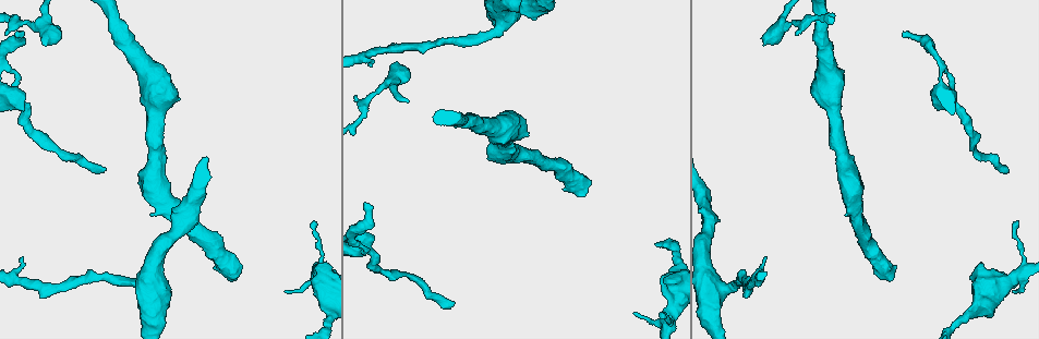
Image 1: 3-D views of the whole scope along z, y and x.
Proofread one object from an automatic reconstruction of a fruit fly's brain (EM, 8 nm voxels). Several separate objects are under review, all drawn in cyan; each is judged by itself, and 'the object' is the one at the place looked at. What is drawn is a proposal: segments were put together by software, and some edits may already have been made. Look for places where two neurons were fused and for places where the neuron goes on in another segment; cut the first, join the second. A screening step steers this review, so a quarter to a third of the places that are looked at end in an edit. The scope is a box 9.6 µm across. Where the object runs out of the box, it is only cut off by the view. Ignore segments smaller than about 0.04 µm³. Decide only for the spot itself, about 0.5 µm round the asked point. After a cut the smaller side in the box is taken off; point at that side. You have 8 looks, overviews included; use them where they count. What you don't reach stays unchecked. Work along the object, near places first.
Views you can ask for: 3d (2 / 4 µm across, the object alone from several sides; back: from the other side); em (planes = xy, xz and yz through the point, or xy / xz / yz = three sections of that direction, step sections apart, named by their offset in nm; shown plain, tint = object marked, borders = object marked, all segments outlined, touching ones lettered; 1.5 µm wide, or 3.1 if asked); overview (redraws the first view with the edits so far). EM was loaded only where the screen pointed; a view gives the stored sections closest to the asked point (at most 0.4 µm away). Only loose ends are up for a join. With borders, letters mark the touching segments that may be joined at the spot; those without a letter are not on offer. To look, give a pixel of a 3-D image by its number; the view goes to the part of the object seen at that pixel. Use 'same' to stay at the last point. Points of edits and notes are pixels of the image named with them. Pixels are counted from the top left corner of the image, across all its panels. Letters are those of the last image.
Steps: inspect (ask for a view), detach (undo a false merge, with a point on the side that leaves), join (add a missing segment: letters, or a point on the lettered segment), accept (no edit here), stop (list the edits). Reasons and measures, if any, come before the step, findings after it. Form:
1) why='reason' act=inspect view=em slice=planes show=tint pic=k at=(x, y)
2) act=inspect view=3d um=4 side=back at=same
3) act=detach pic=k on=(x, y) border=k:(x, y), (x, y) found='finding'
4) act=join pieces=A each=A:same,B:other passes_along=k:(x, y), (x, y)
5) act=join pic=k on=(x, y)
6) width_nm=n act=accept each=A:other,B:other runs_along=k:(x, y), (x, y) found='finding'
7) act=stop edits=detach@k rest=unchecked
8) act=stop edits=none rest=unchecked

why='thick end' act=inspect view=em slice=xy step=4 show=borders pic=1 at=(583, 189)

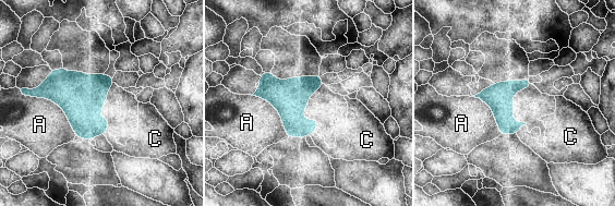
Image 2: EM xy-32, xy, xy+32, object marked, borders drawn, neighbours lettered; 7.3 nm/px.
why='another direction' act=inspect view=em slice=planes show=borders at=same

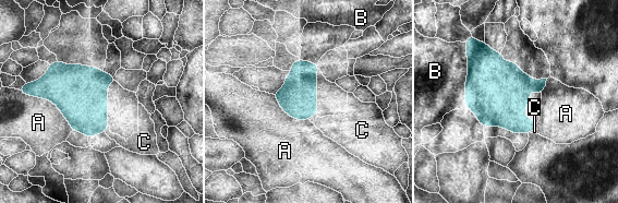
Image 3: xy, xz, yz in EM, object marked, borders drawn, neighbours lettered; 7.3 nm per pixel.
act=join pieces=C each=A:other,B:other,C:same found='the neuron continues'

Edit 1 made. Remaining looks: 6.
act=inspect view=overview

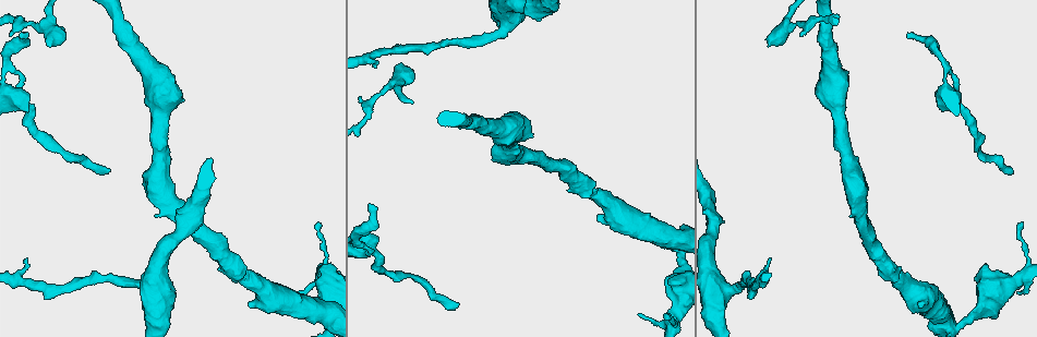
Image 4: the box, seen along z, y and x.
why='long arm stops here' act=inspect view=em slice=planes show=borders pic=4 at=(457, 303)

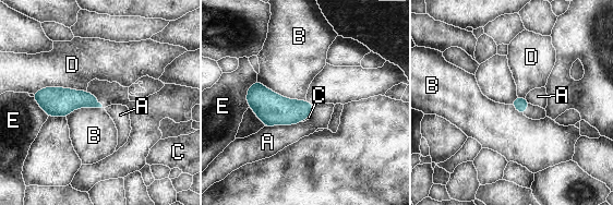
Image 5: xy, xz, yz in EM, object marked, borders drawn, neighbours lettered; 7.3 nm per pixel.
width_nm=110 act=join pieces=C each=A:other,B:other,C:same,D:other,E:other passes_along=5:(520, 104), (527, 108), (535, 112) found='it goes on there'

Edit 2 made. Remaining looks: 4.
why='thin end' act=inspect view=em slice=planes show=borders pic=4 at=(1022, 222)

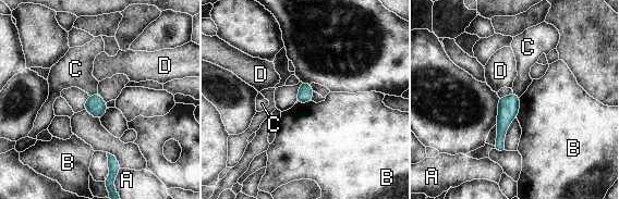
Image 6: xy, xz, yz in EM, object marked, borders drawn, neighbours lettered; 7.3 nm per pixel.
act=accept each=A:other,B:other,C:other,D:other runs_along=6:(513, 96), (502, 123), (500, 149) found='no lettered segment goes on from it'

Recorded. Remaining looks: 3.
act=stop edits=join@3,join@5 rest=unchecked

